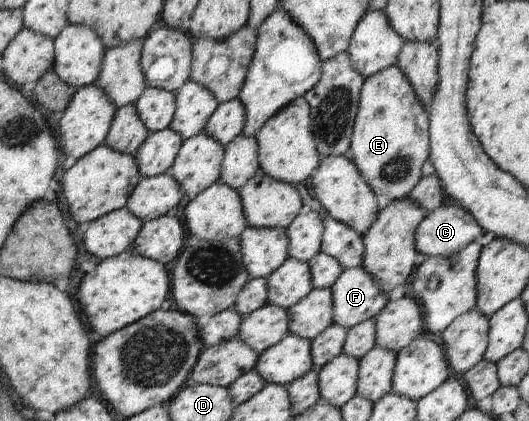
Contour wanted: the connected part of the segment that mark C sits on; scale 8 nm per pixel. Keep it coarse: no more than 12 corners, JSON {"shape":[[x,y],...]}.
{"shape":[[441,206],[419,224],[415,249],[437,257],[485,234],[463,208]]}

